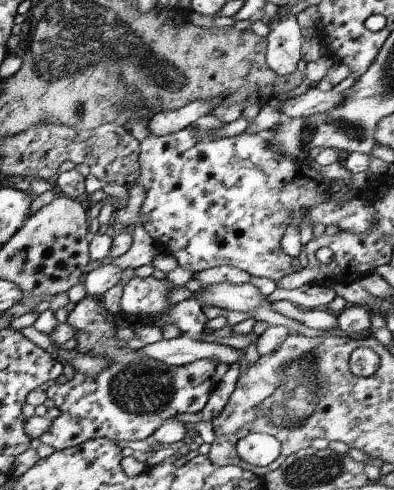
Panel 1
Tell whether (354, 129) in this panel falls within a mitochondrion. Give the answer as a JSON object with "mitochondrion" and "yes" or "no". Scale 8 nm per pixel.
{"mitochondrion":"yes"}

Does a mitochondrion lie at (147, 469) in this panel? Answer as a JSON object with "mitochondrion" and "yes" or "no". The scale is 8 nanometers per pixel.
{"mitochondrion":"no"}

